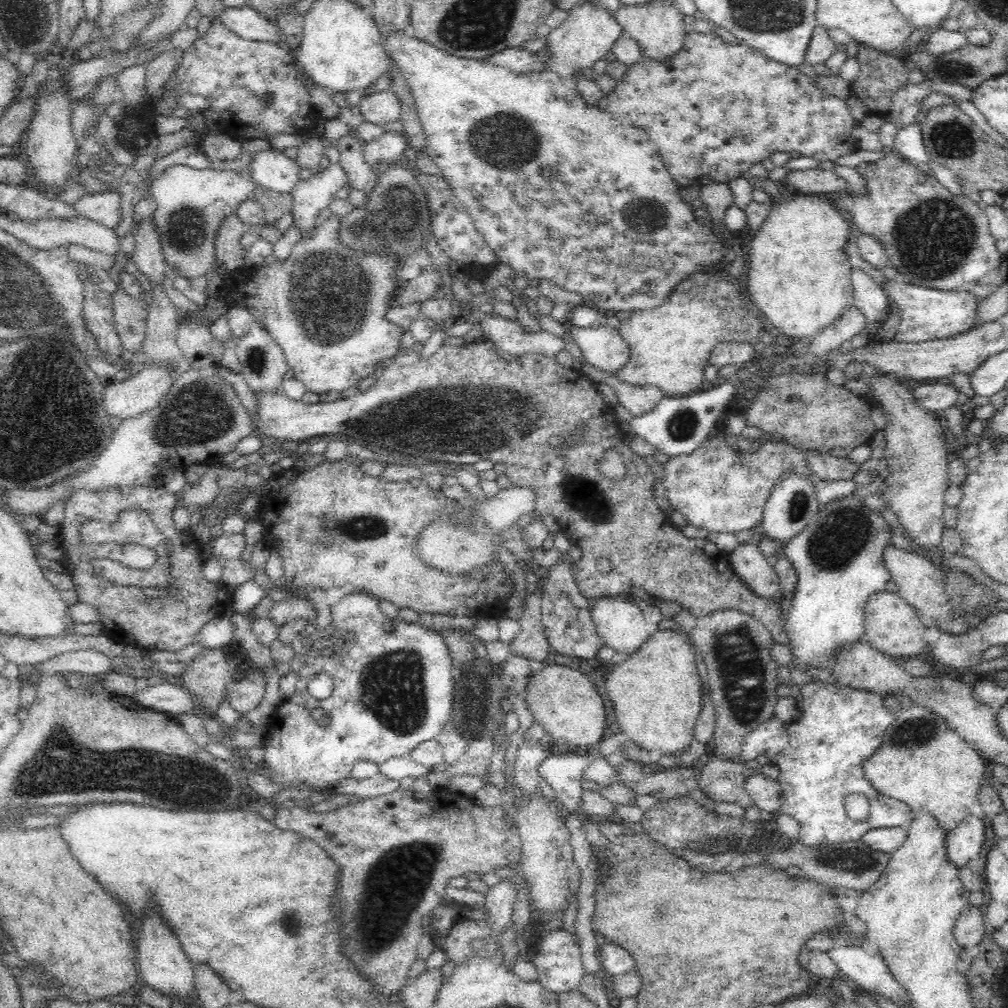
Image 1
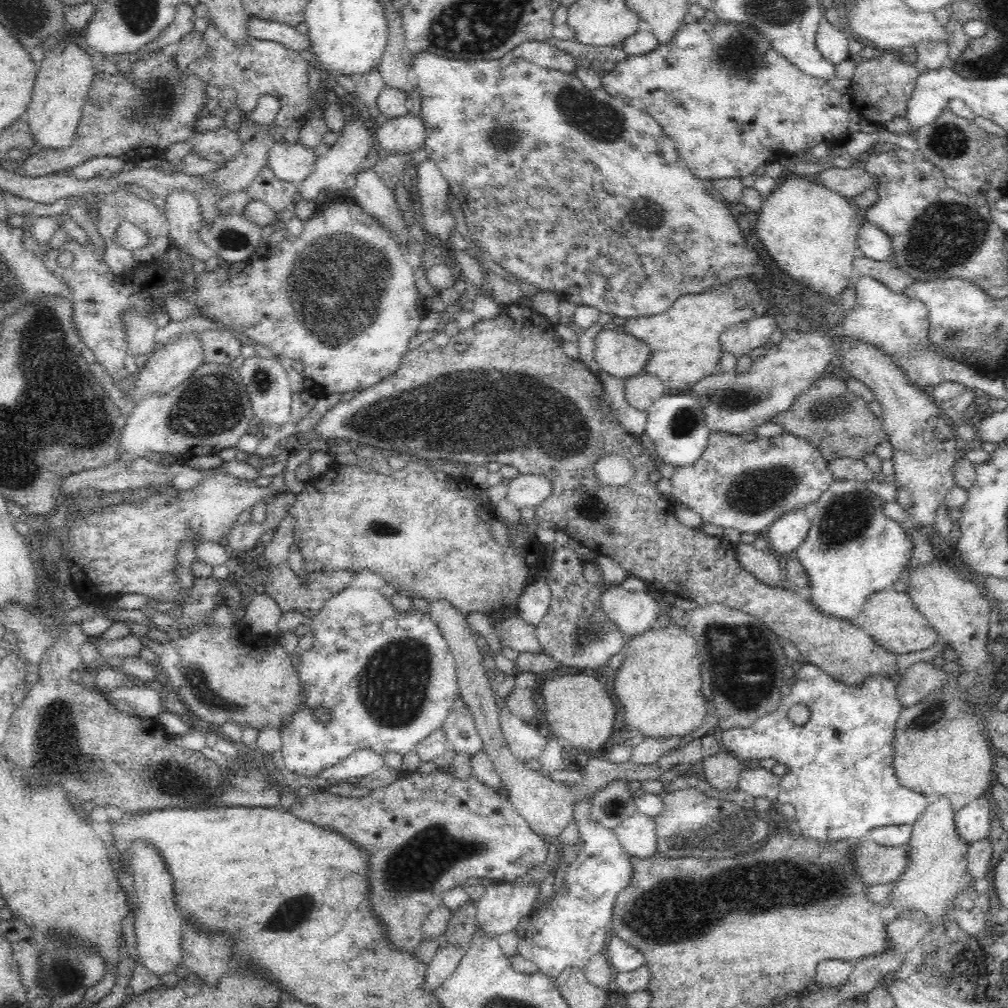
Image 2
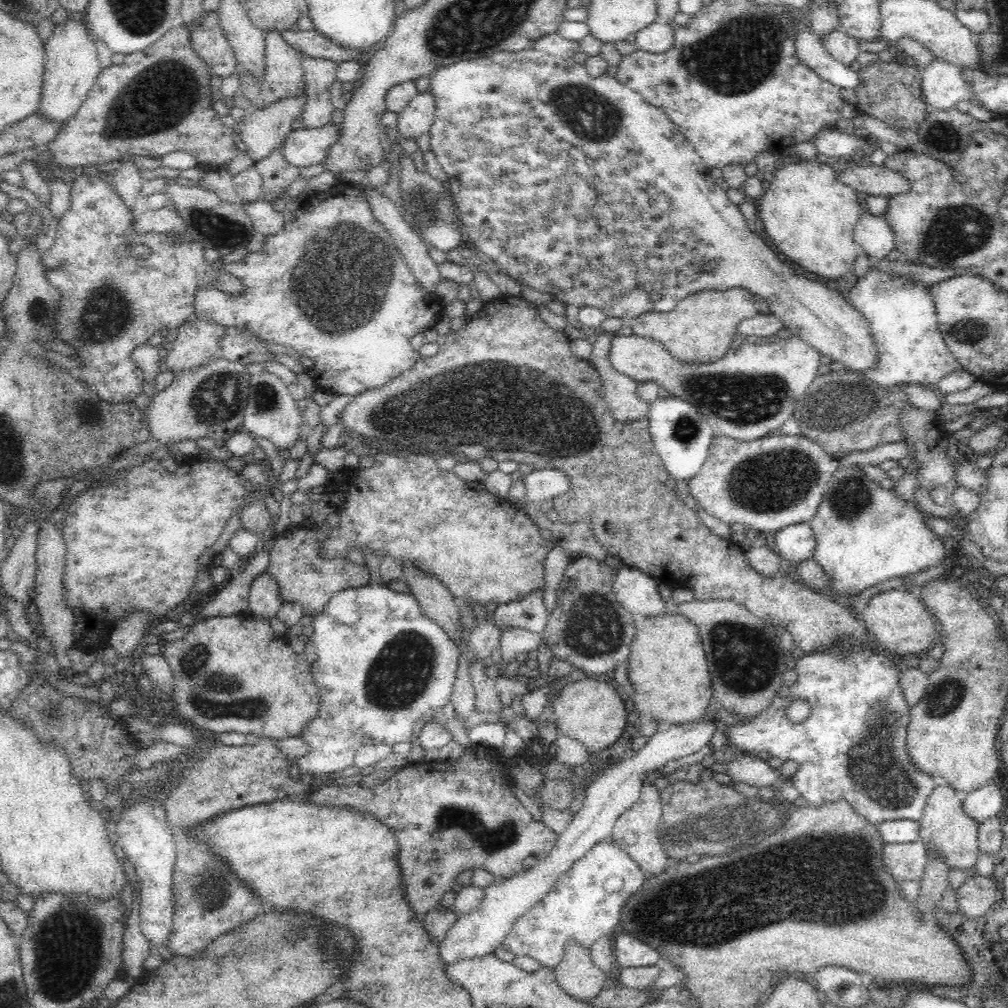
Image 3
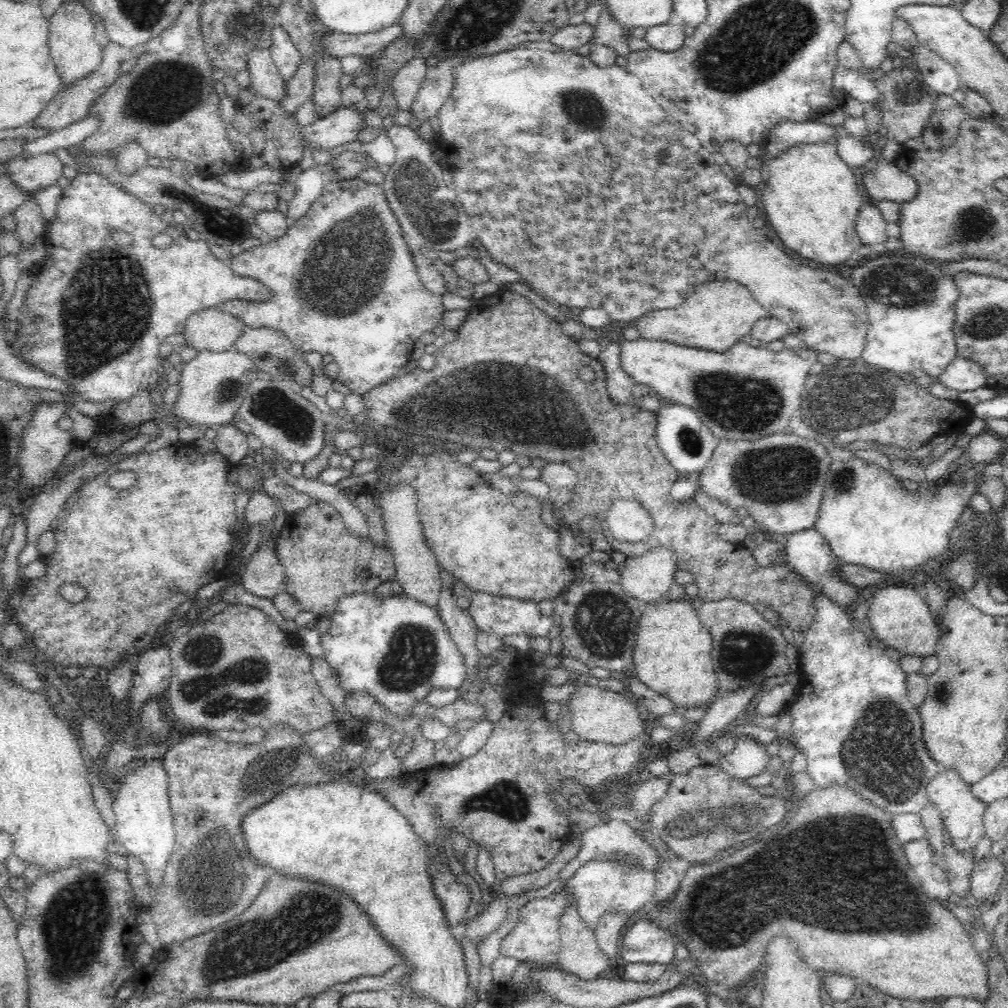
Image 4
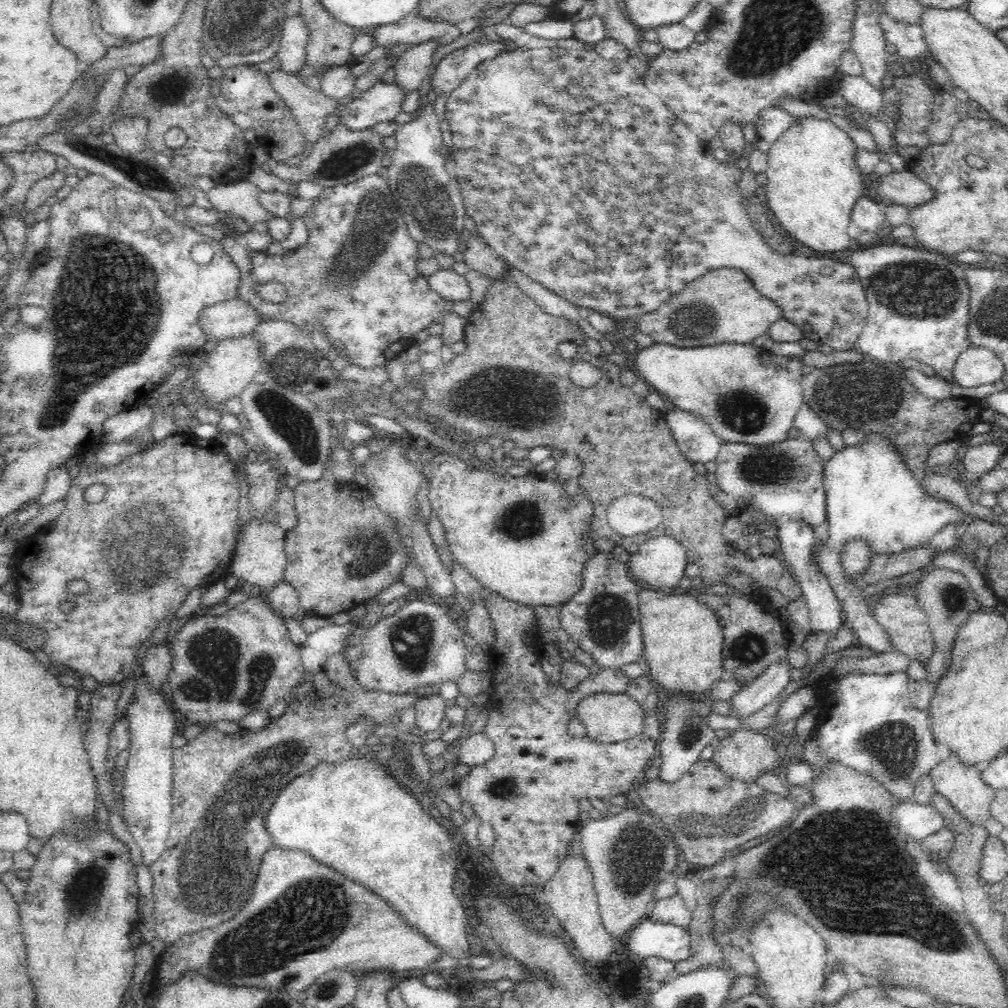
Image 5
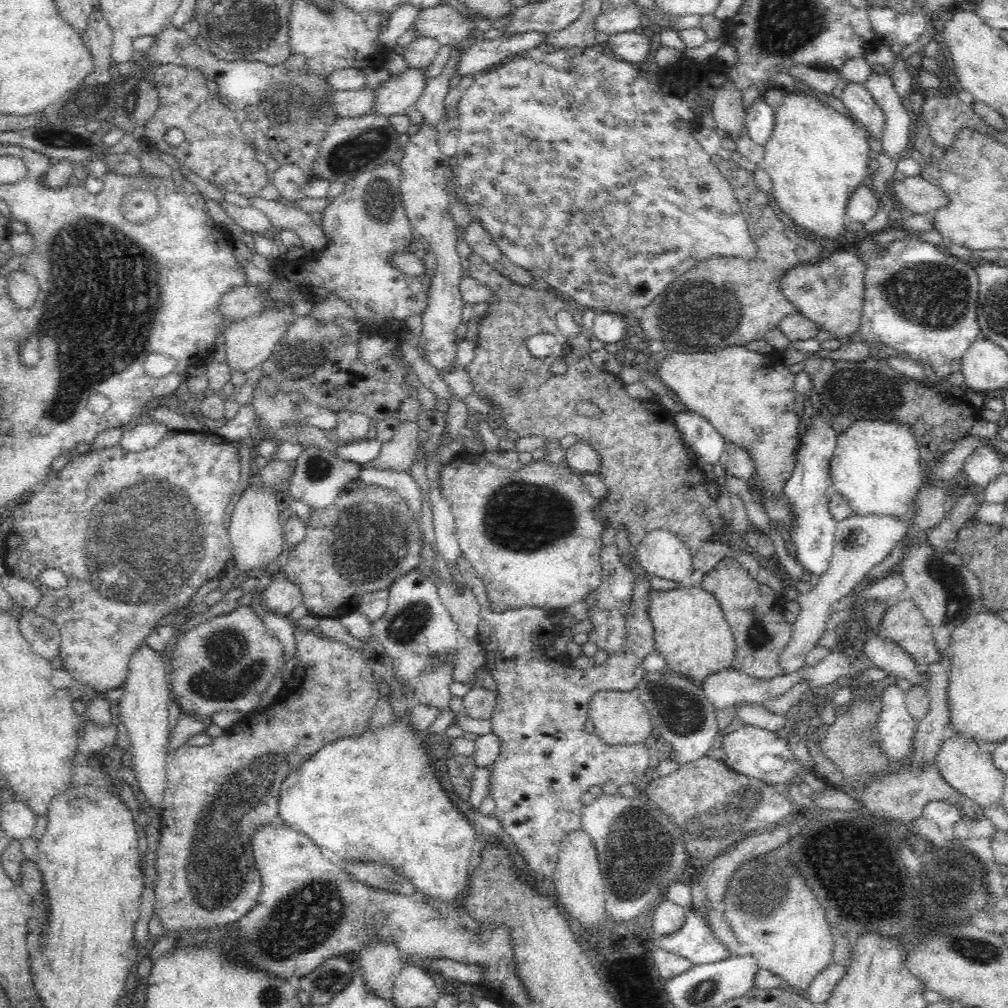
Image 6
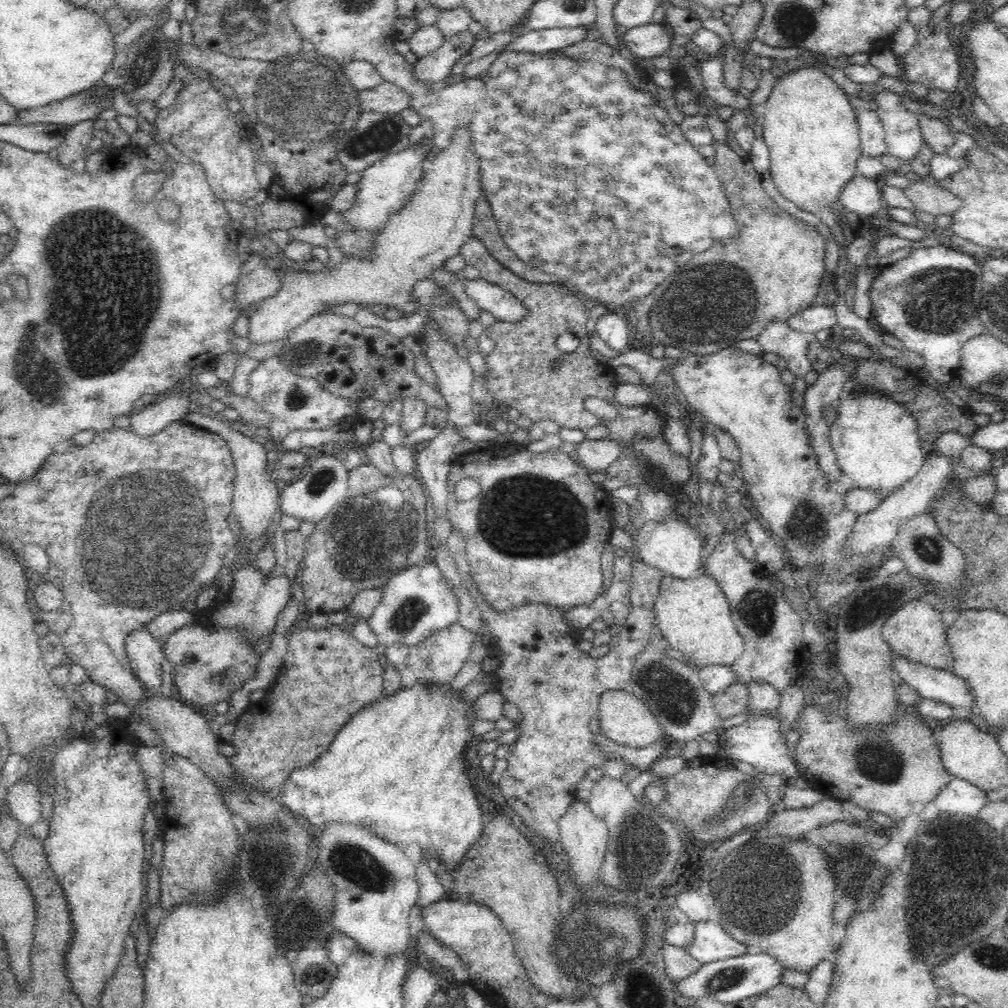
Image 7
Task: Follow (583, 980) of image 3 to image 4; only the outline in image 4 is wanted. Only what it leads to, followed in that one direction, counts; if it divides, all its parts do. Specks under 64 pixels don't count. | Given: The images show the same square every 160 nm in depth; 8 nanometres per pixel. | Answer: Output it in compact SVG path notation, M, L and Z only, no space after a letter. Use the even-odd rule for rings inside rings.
M570 906L560 917L561 948L556 967L570 974L576 974L579 979L591 981L597 979L608 968L608 957L598 949L595 932L589 930L578 915L576 906Z

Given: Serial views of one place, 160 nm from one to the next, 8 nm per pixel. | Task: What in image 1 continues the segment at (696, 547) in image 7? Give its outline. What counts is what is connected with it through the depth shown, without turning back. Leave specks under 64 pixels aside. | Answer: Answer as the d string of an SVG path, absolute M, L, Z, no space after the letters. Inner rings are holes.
M620 596L593 600L590 617L604 644L616 652L616 659L617 654L638 650L652 631L640 607Z

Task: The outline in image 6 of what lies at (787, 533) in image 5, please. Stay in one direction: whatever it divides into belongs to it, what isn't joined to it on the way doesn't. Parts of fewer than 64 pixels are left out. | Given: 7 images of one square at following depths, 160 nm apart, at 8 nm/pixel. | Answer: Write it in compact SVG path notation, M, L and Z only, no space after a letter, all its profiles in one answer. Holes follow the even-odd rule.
M822 408L820 416L814 416L810 430L802 431L801 446L797 462L790 478L784 482L782 493L792 511L790 531L791 544L795 547L794 561L806 571L819 578L826 572L833 555L834 538L837 522L828 511L828 500L832 494L832 477L830 477L830 460L834 457L838 435L831 426L833 415Z

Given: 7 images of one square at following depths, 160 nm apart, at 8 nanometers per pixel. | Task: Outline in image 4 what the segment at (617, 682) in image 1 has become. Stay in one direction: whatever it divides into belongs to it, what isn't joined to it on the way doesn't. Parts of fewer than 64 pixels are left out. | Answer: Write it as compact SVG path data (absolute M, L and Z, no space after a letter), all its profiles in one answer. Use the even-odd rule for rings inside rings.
M687 598L678 600L663 599L645 606L638 623L636 644L633 652L634 672L638 680L650 690L668 698L675 708L708 706L718 696L717 678L710 658L712 637L708 628L702 626L696 608Z

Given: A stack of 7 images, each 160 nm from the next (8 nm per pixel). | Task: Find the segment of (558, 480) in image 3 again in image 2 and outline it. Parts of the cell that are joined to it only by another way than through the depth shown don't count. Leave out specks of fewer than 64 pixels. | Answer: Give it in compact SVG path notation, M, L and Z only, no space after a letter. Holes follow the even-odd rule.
M518 475L507 484L506 499L520 508L537 508L552 492L552 482L544 475Z

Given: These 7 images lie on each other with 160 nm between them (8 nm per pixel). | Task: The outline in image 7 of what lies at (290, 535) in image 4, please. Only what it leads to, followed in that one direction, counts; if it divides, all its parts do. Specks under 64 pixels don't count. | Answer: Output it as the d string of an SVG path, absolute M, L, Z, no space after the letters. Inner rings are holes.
M367 461L350 470L345 498L337 502L328 516L315 524L314 531L306 539L300 582L308 612L345 610L360 590L381 587L399 570L426 562L430 558L432 544L427 530L426 504L425 488L417 475L413 478L400 472L393 477L390 473L384 475Z

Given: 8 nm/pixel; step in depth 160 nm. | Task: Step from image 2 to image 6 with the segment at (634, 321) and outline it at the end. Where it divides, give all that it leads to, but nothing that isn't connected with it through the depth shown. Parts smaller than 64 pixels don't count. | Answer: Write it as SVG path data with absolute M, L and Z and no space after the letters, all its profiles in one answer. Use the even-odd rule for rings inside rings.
M717 159L719 171L728 179L730 187L742 206L742 212L752 240L758 246L758 256L754 260L744 258L710 258L699 262L694 268L687 270L681 277L672 281L672 284L662 291L650 304L642 310L639 318L642 330L648 340L660 340L666 351L694 353L712 352L726 346L742 346L753 340L764 339L767 332L778 326L778 322L785 316L796 311L796 307L782 295L778 287L778 278L798 266L808 262L818 261L818 254L822 246L816 240L802 234L800 227L785 226L784 222L774 214L774 208L770 206L769 196L760 188L754 180L751 171L742 169L732 159Z

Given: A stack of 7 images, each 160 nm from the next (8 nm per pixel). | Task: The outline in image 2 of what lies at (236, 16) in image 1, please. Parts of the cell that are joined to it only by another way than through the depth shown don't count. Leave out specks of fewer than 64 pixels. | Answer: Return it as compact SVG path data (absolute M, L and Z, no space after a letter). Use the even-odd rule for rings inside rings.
M249 14L246 18L246 31L250 39L278 42L296 53L311 48L309 37L298 33L296 27L274 20L264 20L253 14Z

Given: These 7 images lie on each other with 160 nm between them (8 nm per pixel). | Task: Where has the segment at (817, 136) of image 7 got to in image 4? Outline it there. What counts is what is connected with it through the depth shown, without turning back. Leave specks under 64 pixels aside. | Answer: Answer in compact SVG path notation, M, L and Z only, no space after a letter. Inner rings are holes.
M836 141L799 144L786 149L780 156L765 161L769 179L758 190L759 199L766 213L766 220L772 232L786 245L808 260L823 265L844 264L860 245L856 235L855 222L862 203L862 190L849 167L836 153Z

